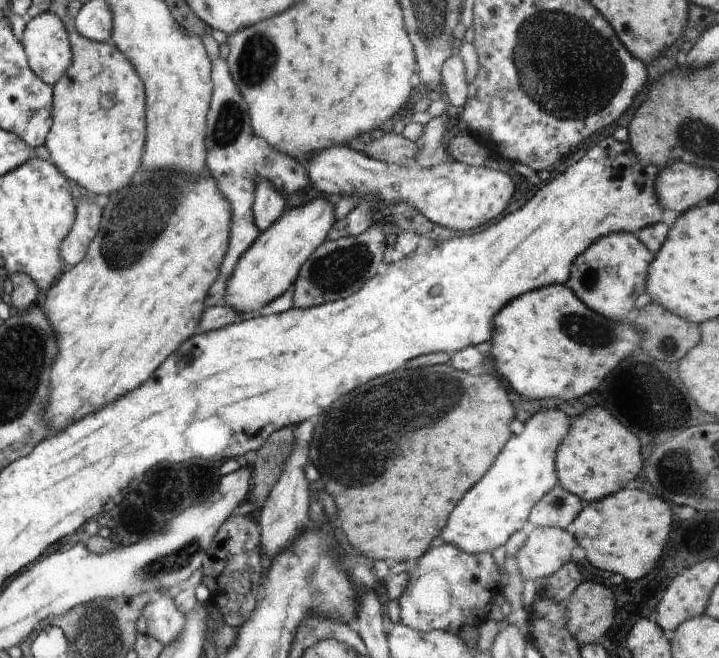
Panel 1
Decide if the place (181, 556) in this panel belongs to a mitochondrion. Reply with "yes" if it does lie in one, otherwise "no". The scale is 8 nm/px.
yes

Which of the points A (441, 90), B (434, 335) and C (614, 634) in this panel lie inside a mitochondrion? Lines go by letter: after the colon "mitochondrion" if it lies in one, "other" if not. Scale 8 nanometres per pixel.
A: other
B: other
C: other

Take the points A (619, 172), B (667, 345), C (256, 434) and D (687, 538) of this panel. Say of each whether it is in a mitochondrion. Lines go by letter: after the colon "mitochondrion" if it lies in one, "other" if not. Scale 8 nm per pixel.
A: other
B: mitochondrion
C: other
D: other

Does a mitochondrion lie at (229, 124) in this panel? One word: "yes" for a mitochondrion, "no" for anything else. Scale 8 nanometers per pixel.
yes

